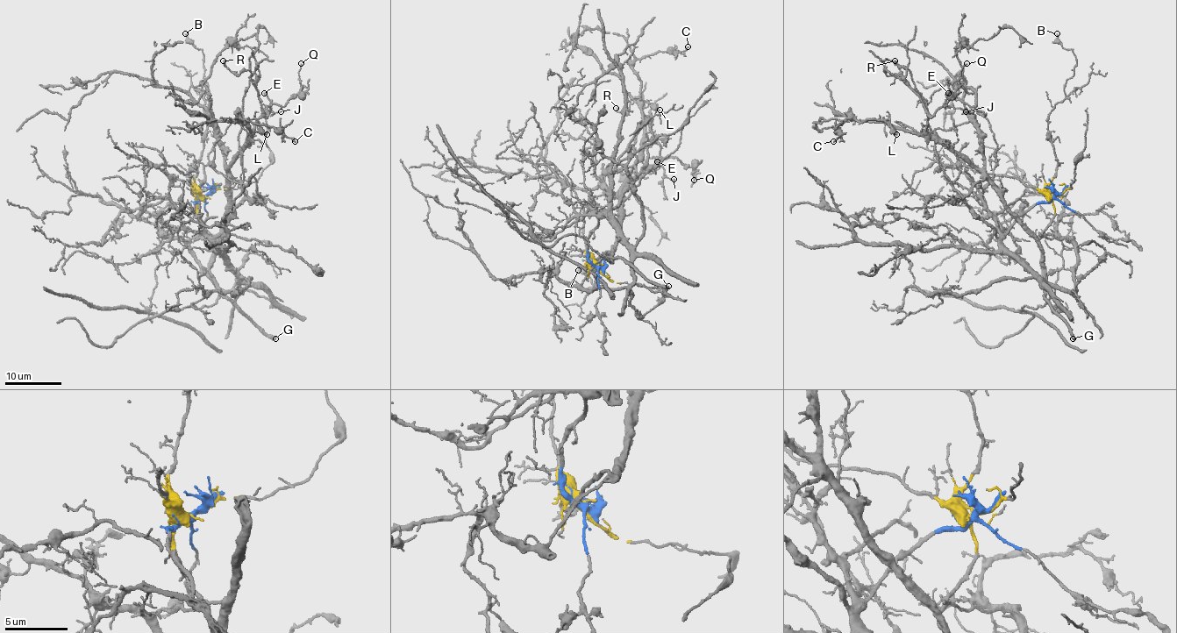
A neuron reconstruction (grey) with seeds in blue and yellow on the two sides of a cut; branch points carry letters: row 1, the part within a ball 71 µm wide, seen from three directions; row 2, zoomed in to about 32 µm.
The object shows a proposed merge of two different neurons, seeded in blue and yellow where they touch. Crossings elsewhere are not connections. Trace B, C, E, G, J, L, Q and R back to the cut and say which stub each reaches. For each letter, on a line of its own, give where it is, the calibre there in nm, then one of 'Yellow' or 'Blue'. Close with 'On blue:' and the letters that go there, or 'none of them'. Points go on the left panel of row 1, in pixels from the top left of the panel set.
B: Place: (185, 33). Thickness 180 nm. Yellow
C: Place: (295, 141). Thickness 180 nm. Yellow
E: Place: (264, 93). Thickness 160 nm. Yellow
G: Place: (275, 338). Thickness 480 nm. Yellow
J: Place: (281, 111). Thickness 110 nm. Yellow
L: Place: (267, 134). Thickness 280 nm. Yellow
Q: Place: (301, 63). Thickness 140 nm. Yellow
R: Place: (223, 60). Thickness 280 nm. Yellow
On blue: none of them

